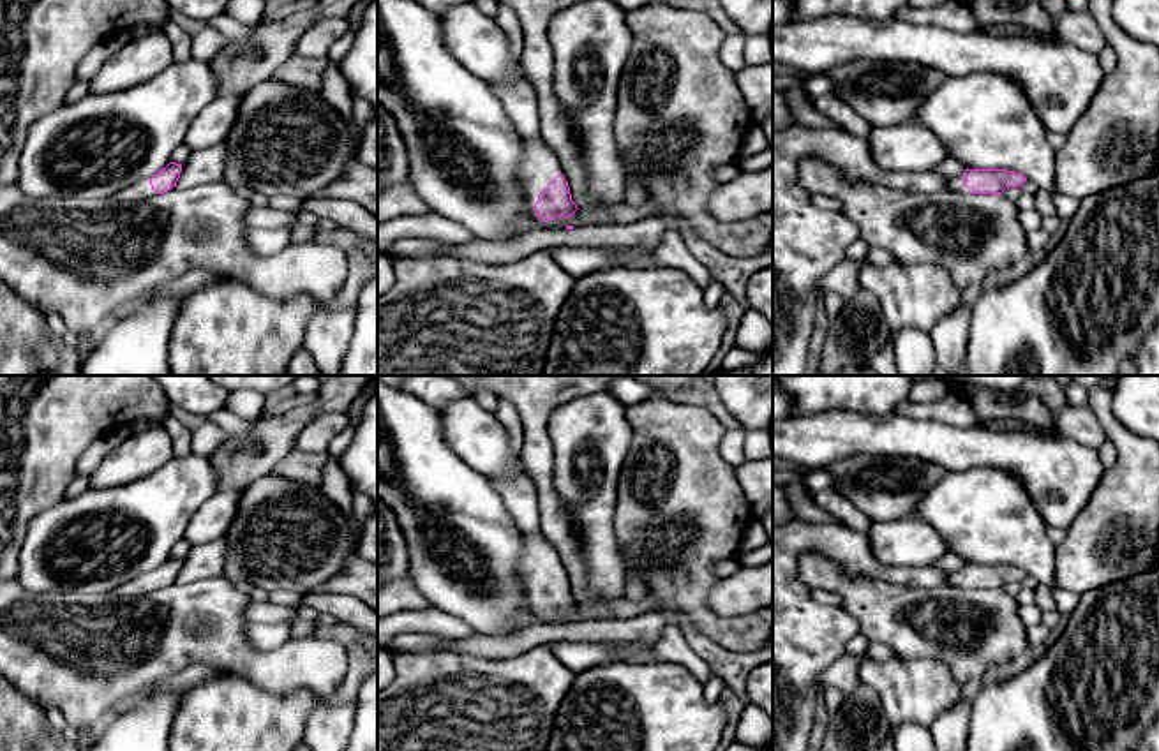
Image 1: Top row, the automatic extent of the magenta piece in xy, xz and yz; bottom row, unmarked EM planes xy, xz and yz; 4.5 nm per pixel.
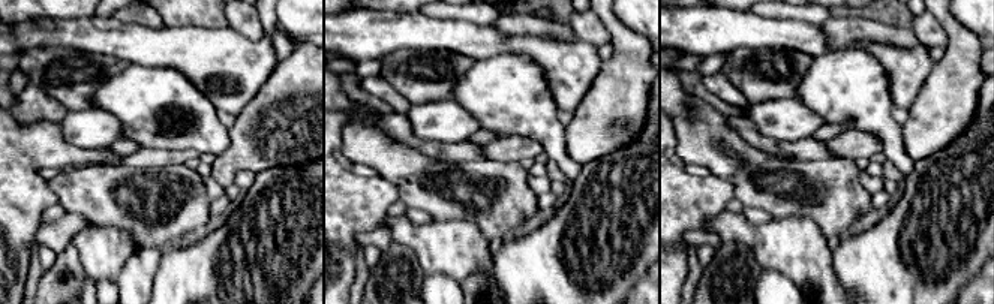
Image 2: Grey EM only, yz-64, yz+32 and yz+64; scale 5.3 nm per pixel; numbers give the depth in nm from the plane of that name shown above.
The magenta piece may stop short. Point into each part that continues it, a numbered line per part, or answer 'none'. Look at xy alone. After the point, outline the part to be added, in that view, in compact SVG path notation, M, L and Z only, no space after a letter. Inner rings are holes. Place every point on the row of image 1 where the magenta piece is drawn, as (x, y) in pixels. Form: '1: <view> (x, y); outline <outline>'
1: xy (142, 189); outline M152 176L127 185L125 189L109 196L109 199L120 201L122 204L134 204L139 199L157 196L157 192L150 185L150 178Z

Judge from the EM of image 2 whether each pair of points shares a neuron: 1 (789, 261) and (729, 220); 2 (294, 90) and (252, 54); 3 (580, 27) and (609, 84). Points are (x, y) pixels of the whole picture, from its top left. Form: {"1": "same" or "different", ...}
{"1": "same", "2": "different", "3": "different"}

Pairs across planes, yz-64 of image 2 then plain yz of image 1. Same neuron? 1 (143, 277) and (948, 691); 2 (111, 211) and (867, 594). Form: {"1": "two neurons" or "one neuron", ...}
{"1": "two neurons", "2": "one neuron"}

